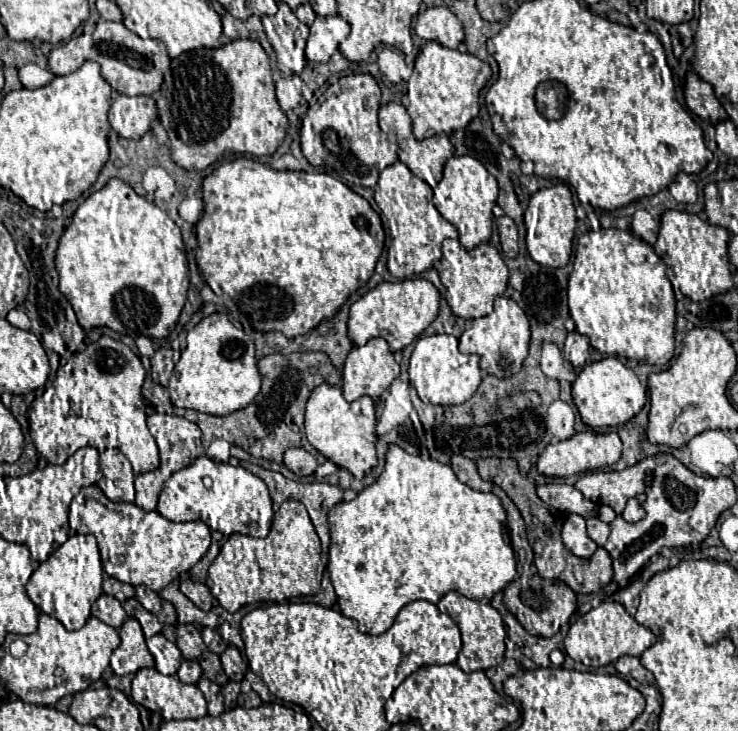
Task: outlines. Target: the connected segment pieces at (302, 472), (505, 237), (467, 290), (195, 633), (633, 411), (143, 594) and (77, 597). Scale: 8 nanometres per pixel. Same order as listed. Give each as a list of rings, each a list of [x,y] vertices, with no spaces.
[[[291,447],[285,451],[285,467],[291,469],[297,477],[307,477],[313,475],[317,469],[317,461],[311,453],[307,453],[301,447]]]
[[[503,215],[501,219],[497,219],[497,227],[499,227],[499,235],[501,235],[503,253],[507,257],[515,257],[519,251],[519,245],[517,245],[517,227],[515,227],[513,219]]]
[[[443,241],[443,257],[439,261],[439,277],[447,289],[447,303],[453,315],[463,319],[485,317],[493,311],[493,301],[505,293],[509,271],[503,263],[499,251],[491,243],[483,243],[473,251],[463,249],[459,241]]]
[[[179,625],[177,629],[177,647],[183,653],[183,659],[199,659],[205,643],[195,625]]]
[[[607,357],[607,359],[587,365],[577,375],[571,393],[573,393],[573,401],[579,409],[583,423],[589,427],[621,425],[629,421],[631,417],[635,417],[647,401],[647,391],[639,383],[637,375],[629,367],[625,367],[617,357]]]
[[[139,585],[139,587],[135,587],[135,593],[137,593],[137,599],[139,599],[139,603],[147,609],[147,611],[151,611],[151,613],[159,613],[159,609],[161,609],[161,603],[163,603],[163,599],[159,597],[159,593],[155,593],[155,591],[151,591],[149,587],[145,587],[145,585]]]
[[[71,535],[39,569],[31,575],[27,583],[27,595],[37,605],[41,613],[59,619],[65,629],[75,631],[85,625],[91,615],[93,601],[103,593],[103,567],[99,557],[99,547],[93,535]]]

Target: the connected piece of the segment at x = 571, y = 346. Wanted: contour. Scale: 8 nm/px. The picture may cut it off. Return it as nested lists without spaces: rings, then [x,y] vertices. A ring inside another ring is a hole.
[[[577,331],[569,333],[565,339],[565,347],[563,347],[563,357],[573,365],[573,367],[581,367],[587,363],[589,359],[589,339]]]

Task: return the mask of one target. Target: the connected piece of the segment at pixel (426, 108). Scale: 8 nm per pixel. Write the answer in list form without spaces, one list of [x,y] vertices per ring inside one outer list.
[[[427,41],[415,59],[414,69],[407,82],[407,112],[412,119],[412,132],[418,141],[439,133],[463,129],[479,113],[479,91],[491,79],[489,63],[475,55],[461,53]]]

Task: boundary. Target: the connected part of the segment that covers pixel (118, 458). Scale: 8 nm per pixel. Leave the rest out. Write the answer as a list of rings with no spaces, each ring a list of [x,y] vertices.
[[[105,449],[101,453],[101,471],[103,471],[103,479],[99,481],[101,491],[111,501],[133,503],[135,473],[131,469],[131,463],[127,461],[127,457],[123,457],[123,453],[119,453],[119,449]]]

